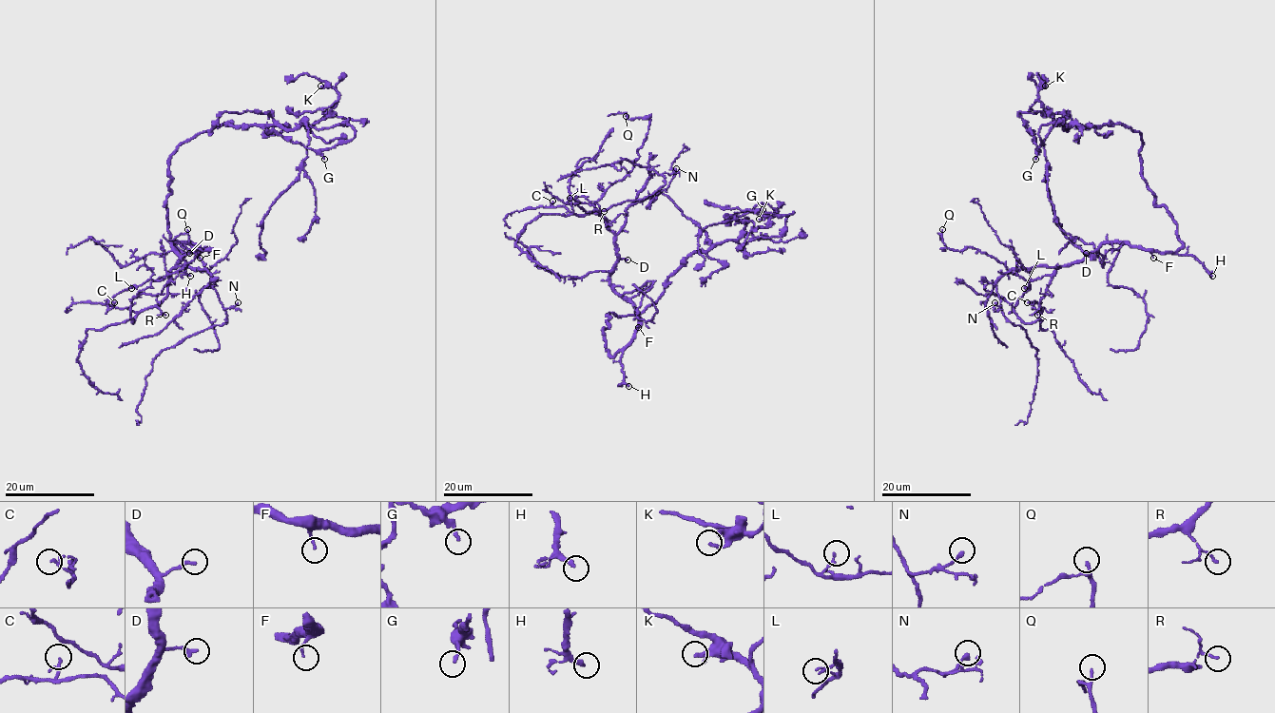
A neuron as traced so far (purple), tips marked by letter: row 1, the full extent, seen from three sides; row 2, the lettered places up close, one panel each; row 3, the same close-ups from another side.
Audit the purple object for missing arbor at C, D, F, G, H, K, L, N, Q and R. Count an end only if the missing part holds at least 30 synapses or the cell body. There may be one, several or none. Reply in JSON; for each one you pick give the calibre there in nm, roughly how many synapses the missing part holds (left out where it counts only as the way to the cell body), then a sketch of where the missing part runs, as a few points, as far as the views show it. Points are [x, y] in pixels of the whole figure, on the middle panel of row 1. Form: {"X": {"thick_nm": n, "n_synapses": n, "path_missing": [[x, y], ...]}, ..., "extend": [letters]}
{"H": {"thick_nm": 280, "path_missing": [[628, 386], [665, 400], [670, 415], [668, 424], [656, 434], [554, 434], [529, 416], [514, 425], [508, 424]]}, "extend": ["H"]}

